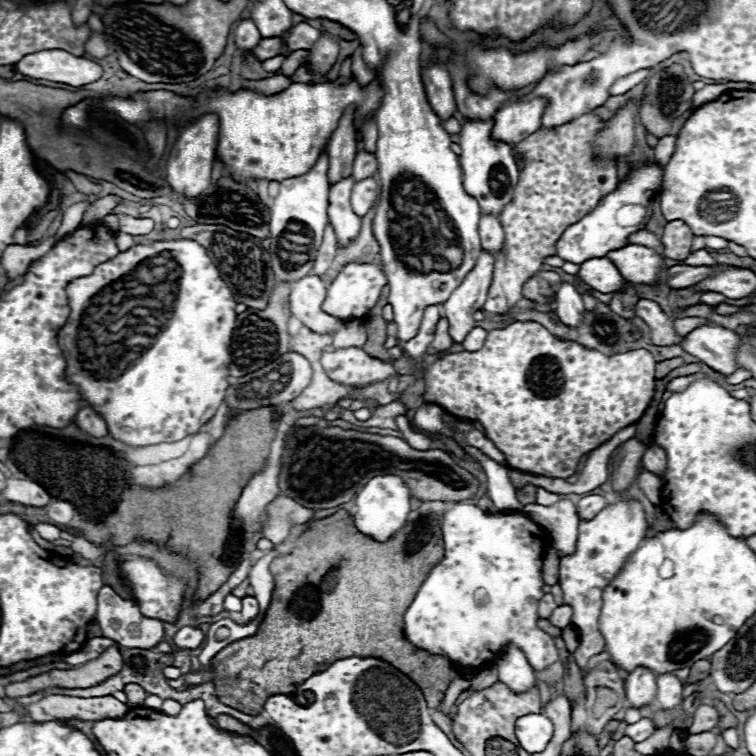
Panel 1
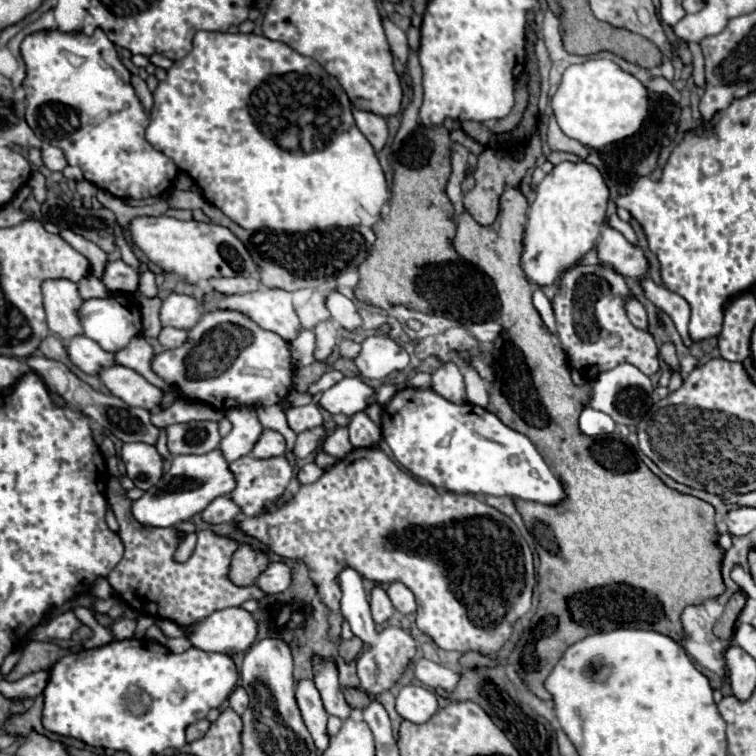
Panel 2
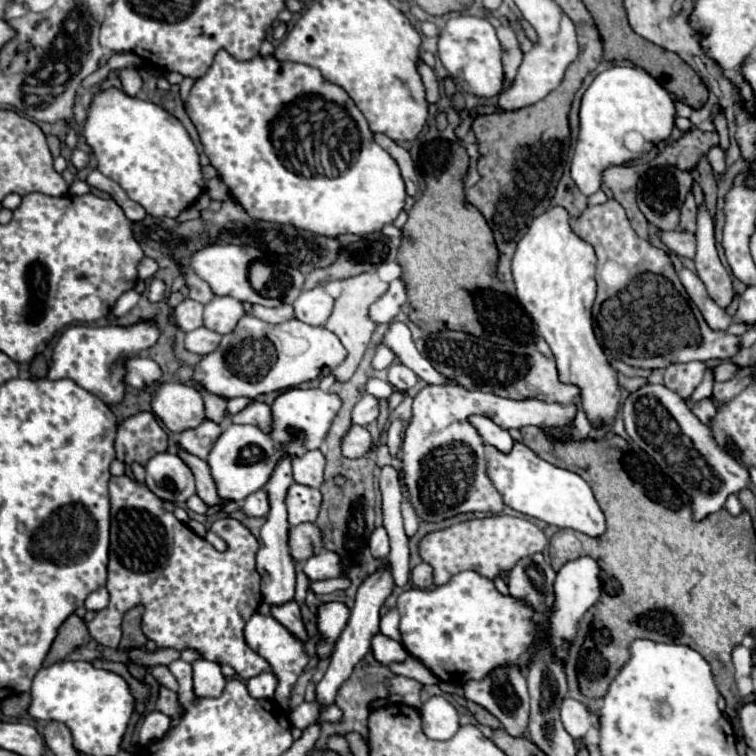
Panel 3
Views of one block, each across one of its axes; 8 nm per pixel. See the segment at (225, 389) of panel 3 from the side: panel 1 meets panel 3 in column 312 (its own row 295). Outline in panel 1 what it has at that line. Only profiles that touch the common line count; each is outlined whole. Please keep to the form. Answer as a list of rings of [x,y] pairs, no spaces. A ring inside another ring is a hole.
[[[344,266],[338,278],[328,286],[322,310],[340,320],[364,318],[374,308],[384,286],[386,274],[380,266]]]

